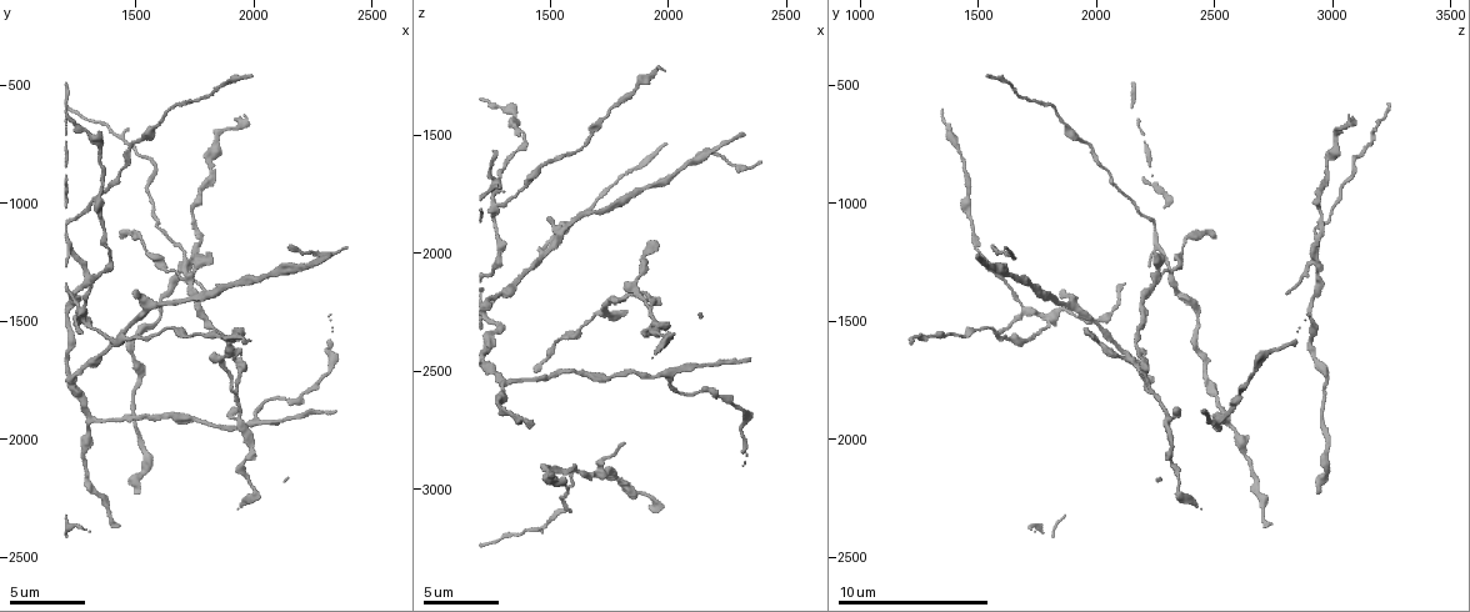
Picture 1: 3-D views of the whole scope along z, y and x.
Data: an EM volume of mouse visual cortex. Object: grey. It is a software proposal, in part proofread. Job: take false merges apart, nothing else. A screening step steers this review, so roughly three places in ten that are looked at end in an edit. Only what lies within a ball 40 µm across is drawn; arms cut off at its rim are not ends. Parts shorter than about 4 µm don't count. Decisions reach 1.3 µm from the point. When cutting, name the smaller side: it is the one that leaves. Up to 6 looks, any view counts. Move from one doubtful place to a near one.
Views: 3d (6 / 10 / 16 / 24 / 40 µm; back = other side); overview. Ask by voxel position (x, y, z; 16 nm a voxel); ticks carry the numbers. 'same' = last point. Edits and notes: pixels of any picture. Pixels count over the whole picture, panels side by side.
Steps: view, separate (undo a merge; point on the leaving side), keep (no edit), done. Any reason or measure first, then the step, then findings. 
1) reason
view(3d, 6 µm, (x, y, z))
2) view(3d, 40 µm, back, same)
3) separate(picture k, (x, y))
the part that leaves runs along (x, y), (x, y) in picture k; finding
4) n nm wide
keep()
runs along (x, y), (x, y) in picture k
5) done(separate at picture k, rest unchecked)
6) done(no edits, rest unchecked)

thin neck
view(3d, 10 µm, (1390, 1220, 1530))

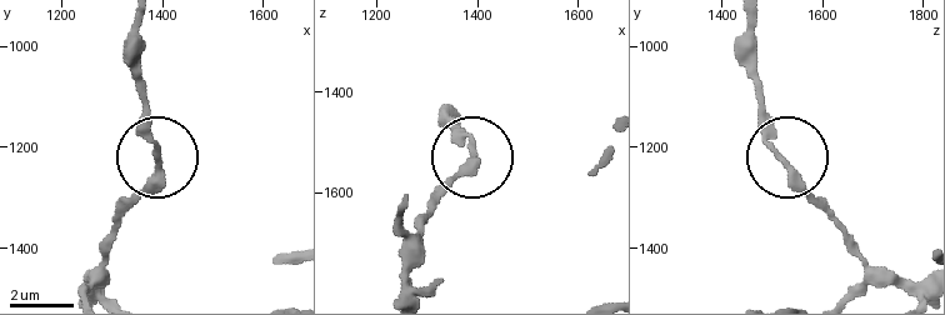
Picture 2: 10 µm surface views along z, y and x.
keep()
all the same neuron

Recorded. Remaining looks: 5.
branch point
view(3d, 10 µm, (1280, 1490, 1800))

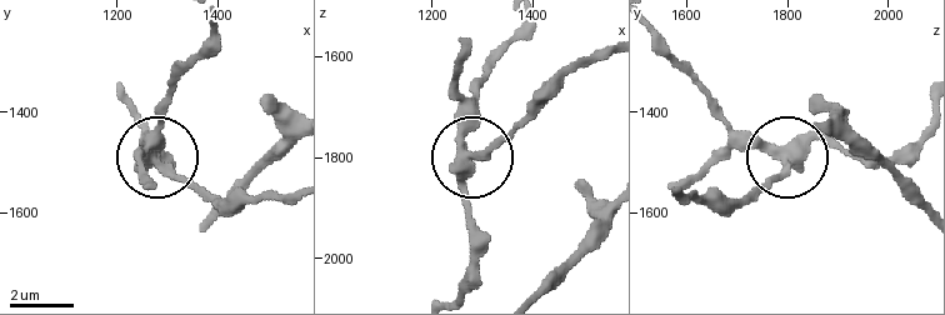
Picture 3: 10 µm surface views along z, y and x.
3 arms
keep()
runs along (460, 294), (468, 278), (468, 165), (538, 103) in picture 3; continuous, no second neuron

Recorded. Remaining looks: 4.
arms part here
view(3d, 6 µm, (1930, 1910, 2300))

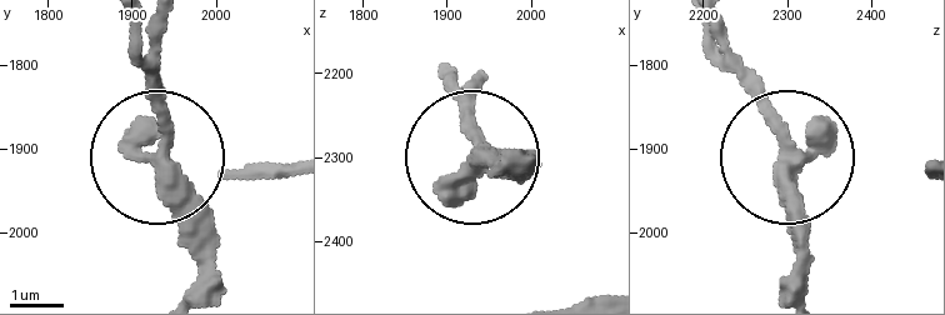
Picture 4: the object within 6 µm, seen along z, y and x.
3 arms
keep()
continuous, no second neuron

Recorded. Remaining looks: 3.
done(no edits, rest unchecked)

